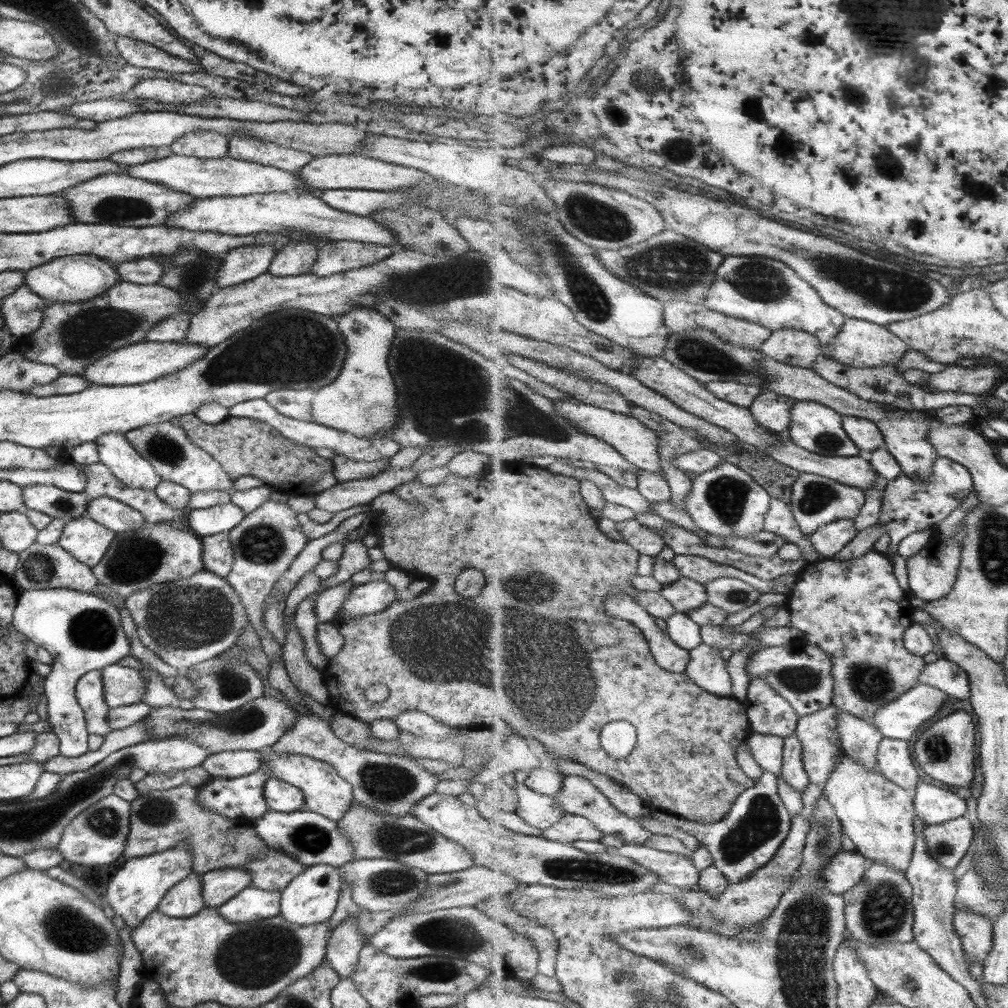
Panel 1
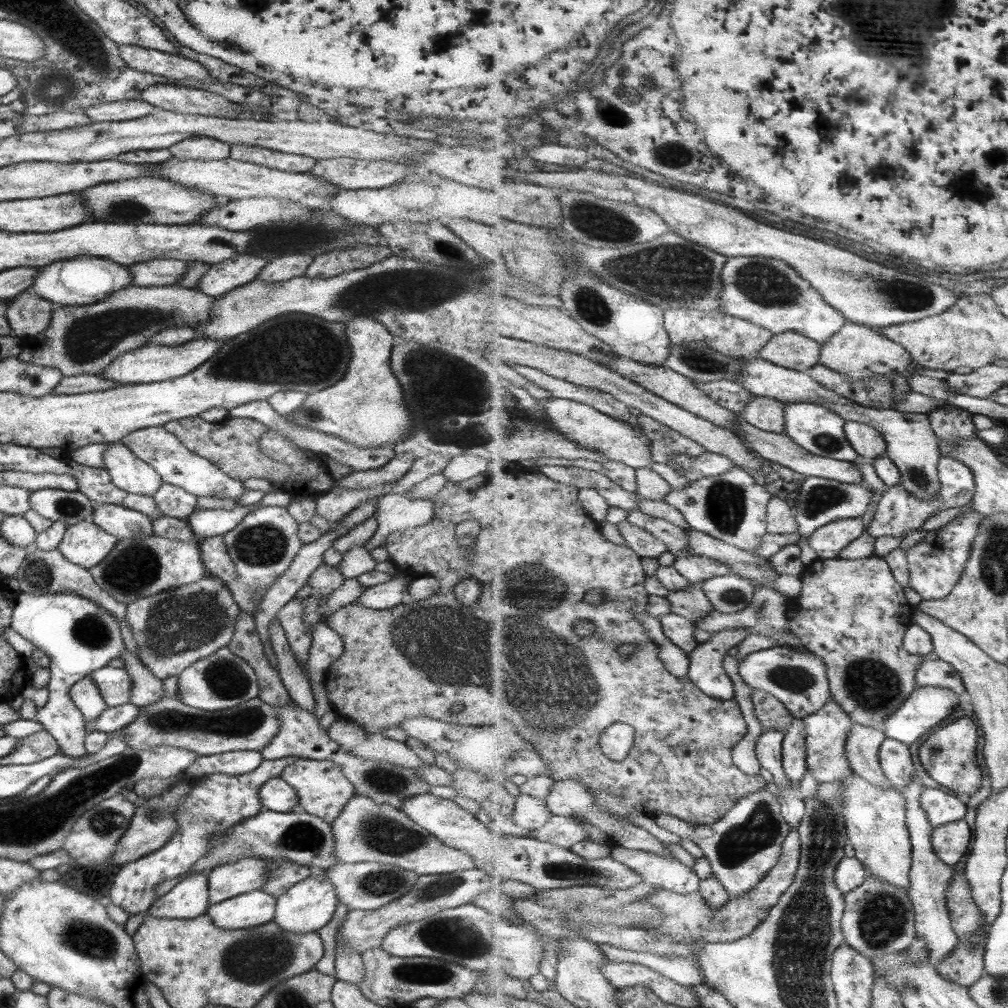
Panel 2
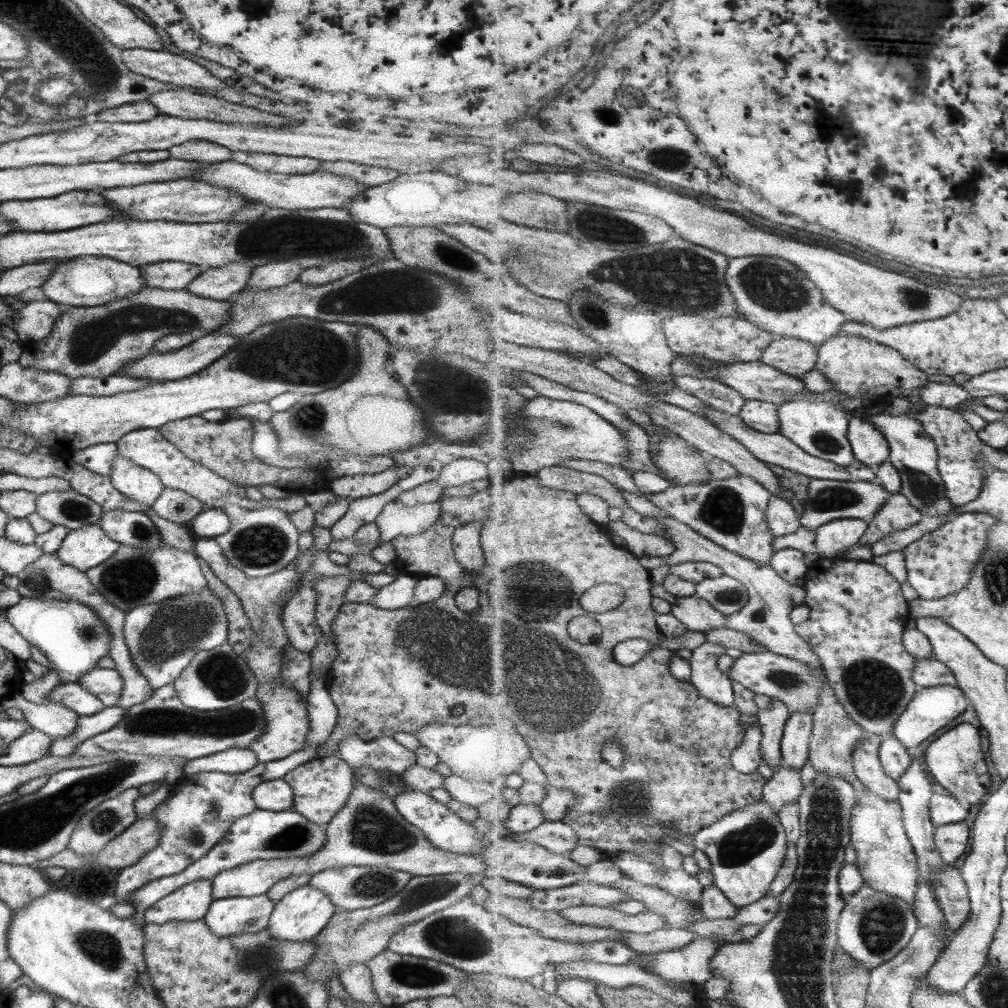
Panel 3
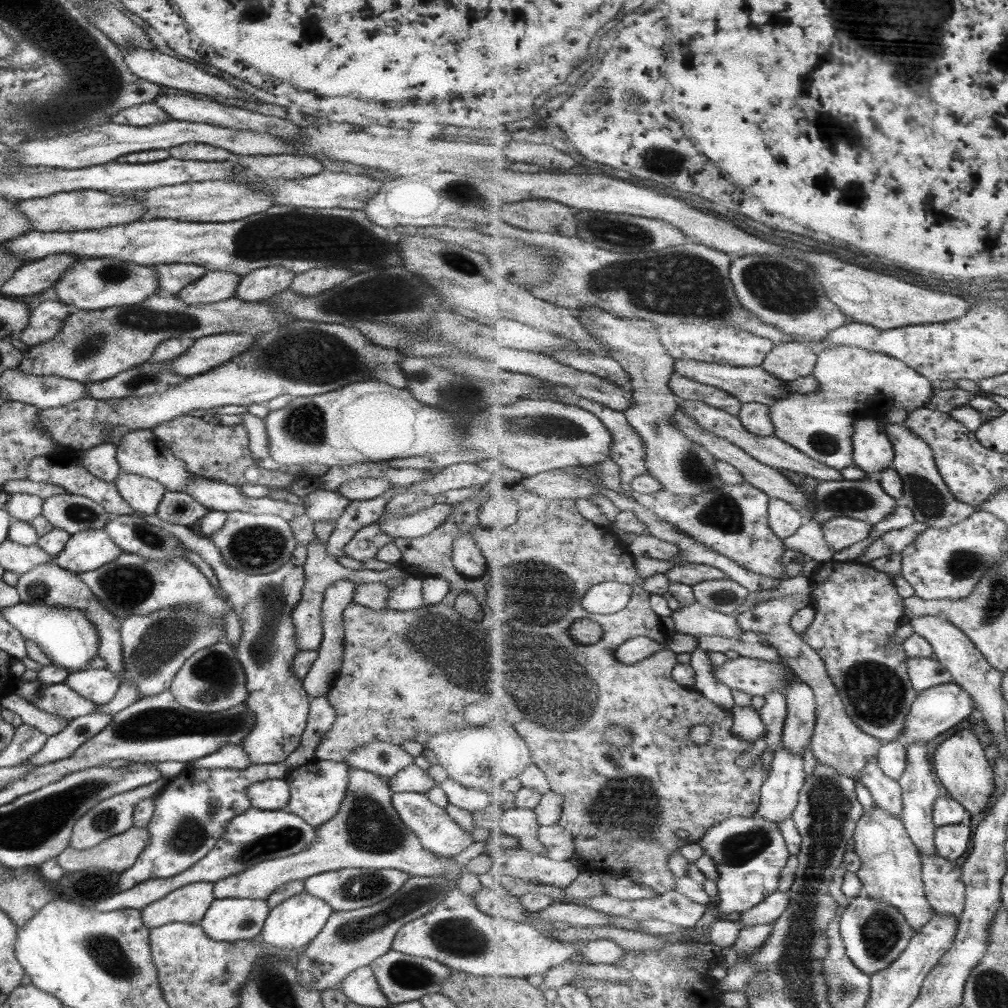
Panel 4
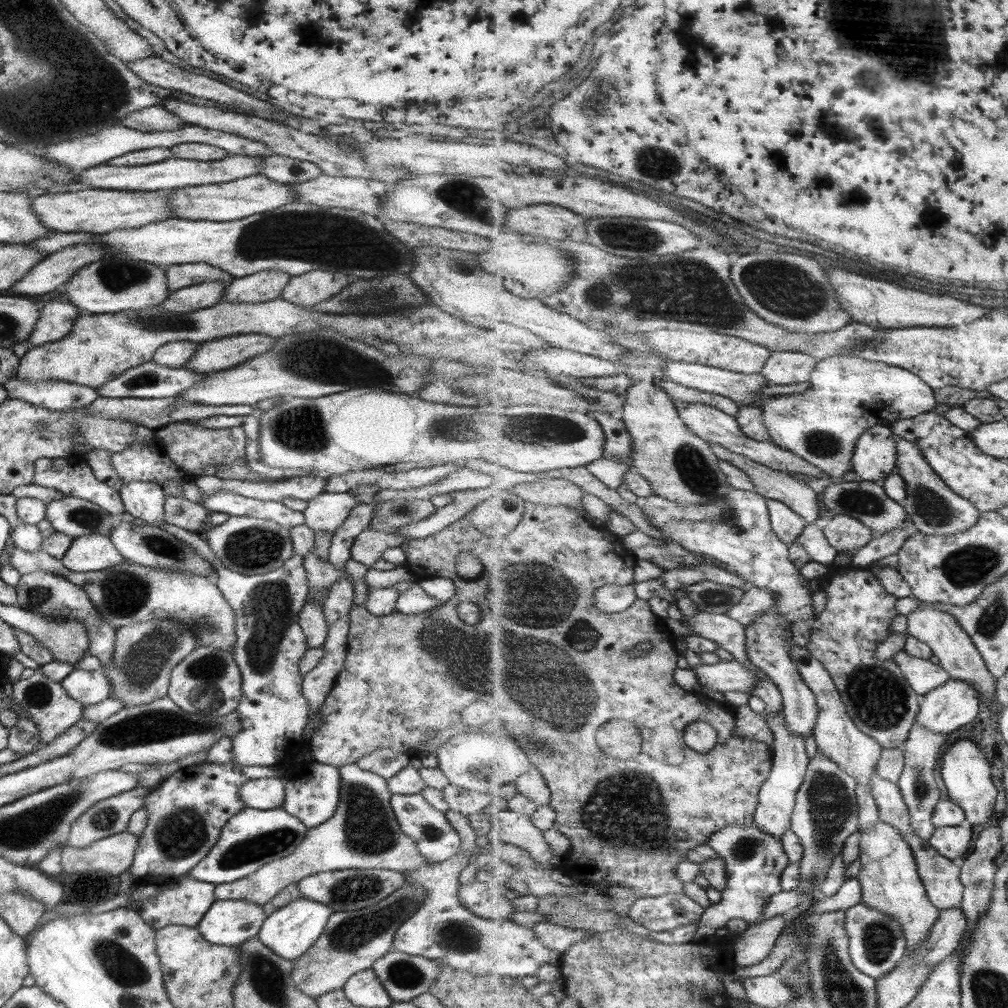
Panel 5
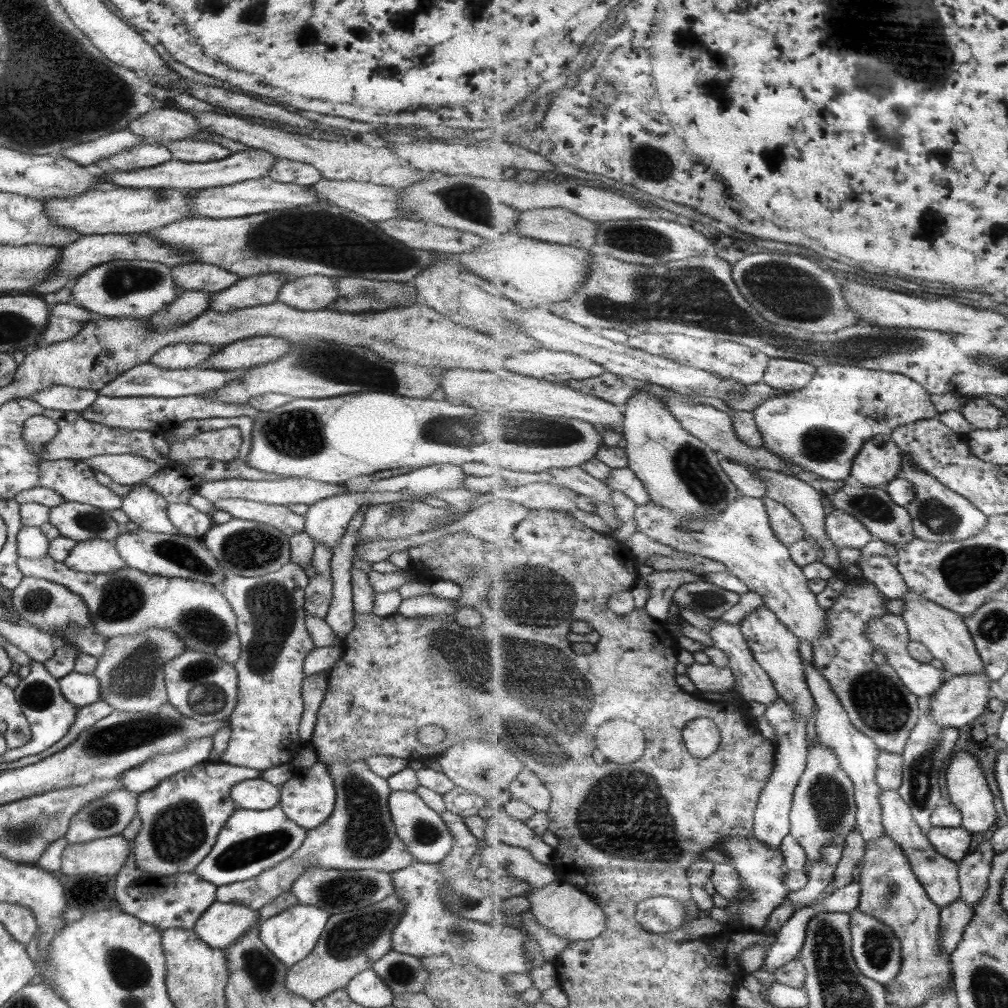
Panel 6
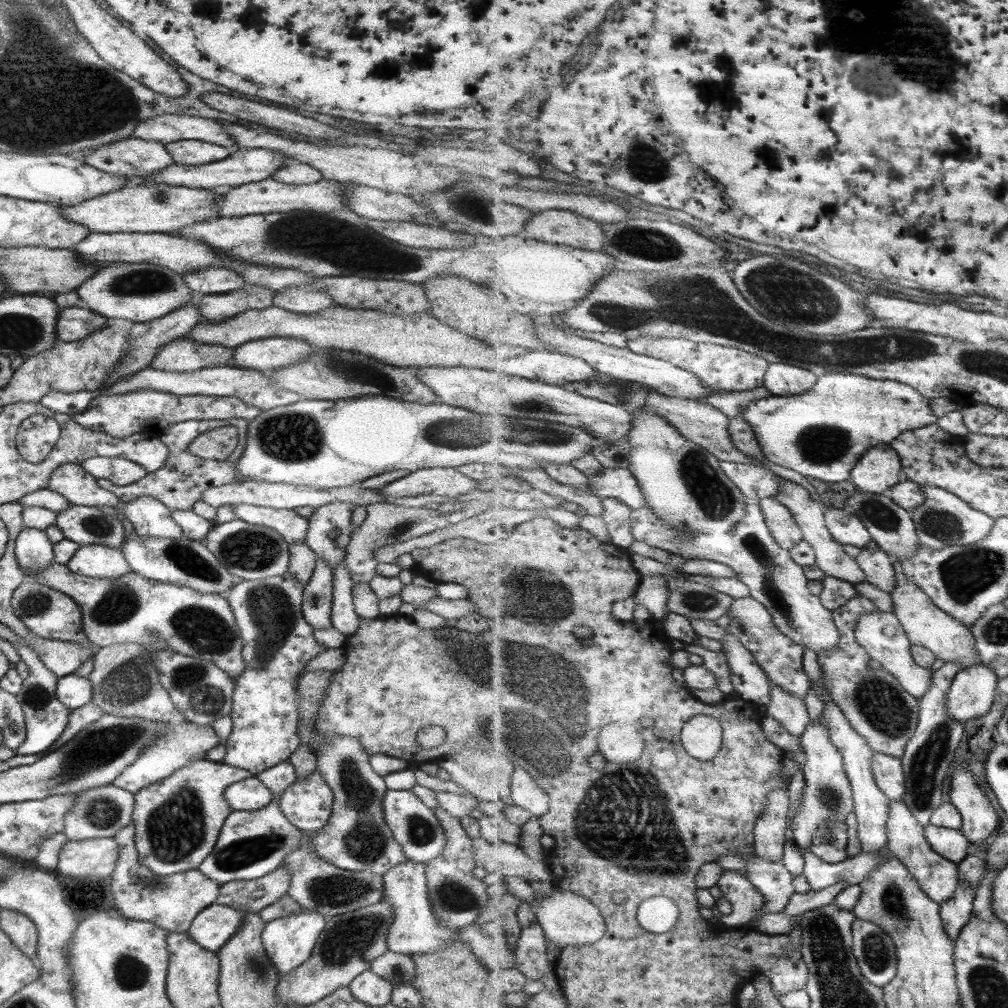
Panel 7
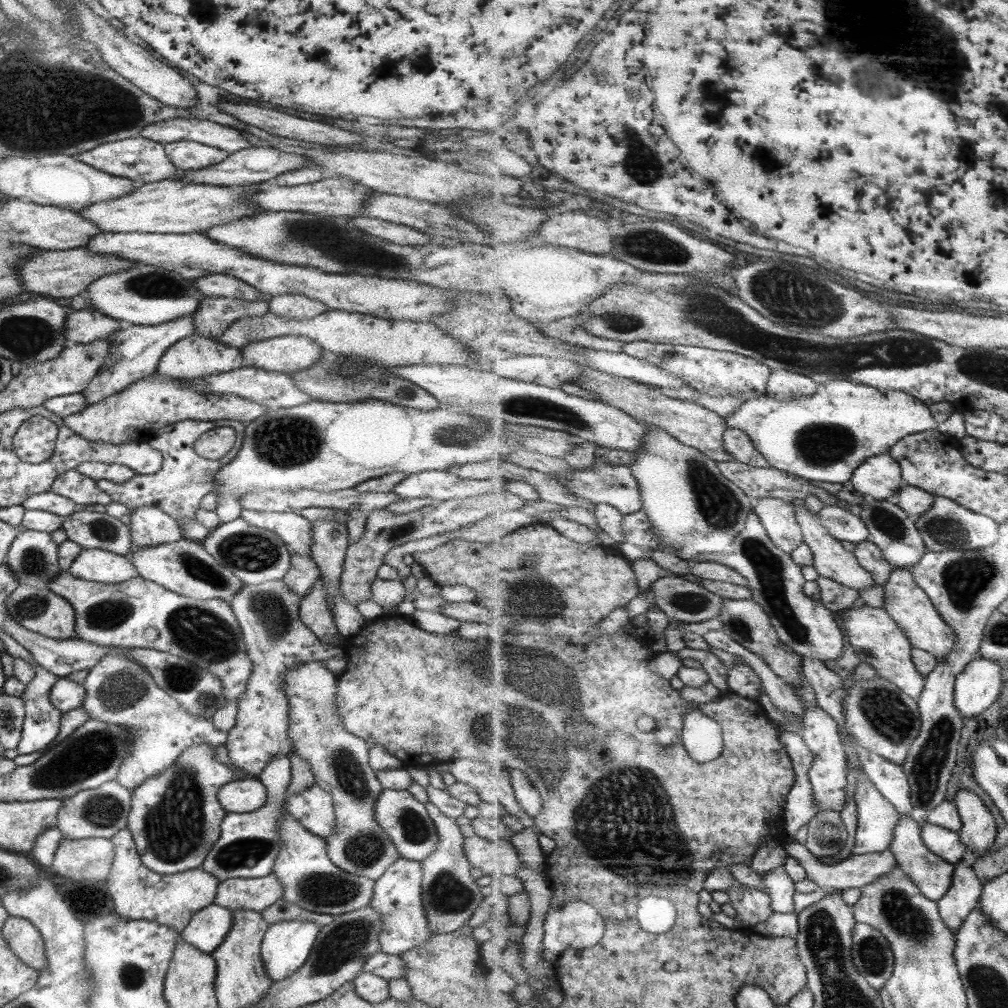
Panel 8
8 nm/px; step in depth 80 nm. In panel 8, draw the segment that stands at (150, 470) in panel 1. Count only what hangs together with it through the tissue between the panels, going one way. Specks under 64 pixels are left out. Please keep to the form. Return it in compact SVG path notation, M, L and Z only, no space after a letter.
M140 506L132 510L128 527L133 548L157 546L182 538L179 525L156 506Z

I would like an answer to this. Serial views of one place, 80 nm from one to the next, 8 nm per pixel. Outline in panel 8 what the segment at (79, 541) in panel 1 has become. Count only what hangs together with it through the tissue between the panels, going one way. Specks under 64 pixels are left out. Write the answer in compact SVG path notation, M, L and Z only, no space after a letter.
M99 548L82 549L68 566L67 572L73 578L103 584L117 584L138 576L127 556Z

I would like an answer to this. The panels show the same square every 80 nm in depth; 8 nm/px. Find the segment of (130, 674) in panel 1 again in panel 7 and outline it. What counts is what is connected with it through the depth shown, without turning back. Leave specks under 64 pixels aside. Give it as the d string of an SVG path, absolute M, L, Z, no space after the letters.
M74 673L58 677L54 697L67 710L75 710L90 702L91 685L88 678L81 678Z

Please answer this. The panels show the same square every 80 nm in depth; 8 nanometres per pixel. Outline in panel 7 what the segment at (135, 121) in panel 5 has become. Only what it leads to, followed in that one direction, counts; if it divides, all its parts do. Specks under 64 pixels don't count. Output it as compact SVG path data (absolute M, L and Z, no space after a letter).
M162 114L140 122L133 137L165 144L179 139L191 139L232 148L236 142L214 120L182 114Z

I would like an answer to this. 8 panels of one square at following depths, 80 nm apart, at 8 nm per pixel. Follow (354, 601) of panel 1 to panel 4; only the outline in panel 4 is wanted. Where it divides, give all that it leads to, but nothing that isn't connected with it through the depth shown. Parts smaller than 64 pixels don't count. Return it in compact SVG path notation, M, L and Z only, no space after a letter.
M407 577L401 579L401 585L389 588L386 608L405 612L421 609L425 604L421 594L422 578Z

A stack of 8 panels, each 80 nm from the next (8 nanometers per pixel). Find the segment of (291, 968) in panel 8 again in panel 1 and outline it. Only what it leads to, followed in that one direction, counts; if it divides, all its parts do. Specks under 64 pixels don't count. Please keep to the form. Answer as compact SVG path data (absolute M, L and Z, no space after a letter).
M325 864L307 866L301 874L298 874L279 892L278 916L291 925L299 927L319 925L321 922L329 920L333 914L340 890L341 882L337 868Z

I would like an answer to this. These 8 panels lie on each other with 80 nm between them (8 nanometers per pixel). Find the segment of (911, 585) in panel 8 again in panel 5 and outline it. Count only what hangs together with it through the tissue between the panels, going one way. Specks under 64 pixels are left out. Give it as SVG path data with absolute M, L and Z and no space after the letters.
M923 603L908 616L907 634L926 642L934 651L940 665L947 670L953 679L973 683L980 692L982 700L989 701L992 707L998 707L996 704L998 701L996 695L997 678L991 674L971 635L967 634L955 615L949 611L941 610L937 605Z

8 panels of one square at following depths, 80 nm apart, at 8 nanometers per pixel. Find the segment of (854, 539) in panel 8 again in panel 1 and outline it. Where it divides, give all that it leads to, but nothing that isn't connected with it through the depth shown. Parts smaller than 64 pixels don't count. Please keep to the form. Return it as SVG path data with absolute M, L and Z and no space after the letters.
M839 519L820 526L810 535L810 539L823 558L831 558L841 552L857 536L858 531L853 519Z

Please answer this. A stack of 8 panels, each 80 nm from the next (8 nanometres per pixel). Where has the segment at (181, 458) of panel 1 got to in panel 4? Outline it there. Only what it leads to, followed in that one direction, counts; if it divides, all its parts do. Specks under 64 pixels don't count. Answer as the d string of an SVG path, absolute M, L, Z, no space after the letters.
M149 429L130 430L127 435L119 439L115 458L120 472L136 474L149 480L158 482L166 491L181 491L194 498L201 506L209 511L229 513L239 510L240 513L274 514L289 522L293 518L299 518L305 509L301 504L289 504L285 501L274 500L269 497L249 498L245 496L238 486L225 484L222 481L203 478L201 474L191 474L182 460L171 455L171 451L163 445Z

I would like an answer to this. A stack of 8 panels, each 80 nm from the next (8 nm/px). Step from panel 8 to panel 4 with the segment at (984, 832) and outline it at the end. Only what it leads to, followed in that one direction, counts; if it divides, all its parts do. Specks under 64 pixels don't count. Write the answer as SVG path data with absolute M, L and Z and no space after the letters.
M963 729L959 734L946 738L934 752L934 766L948 793L967 808L969 816L987 812L991 798L995 796L993 768L985 758L983 743L974 731Z

